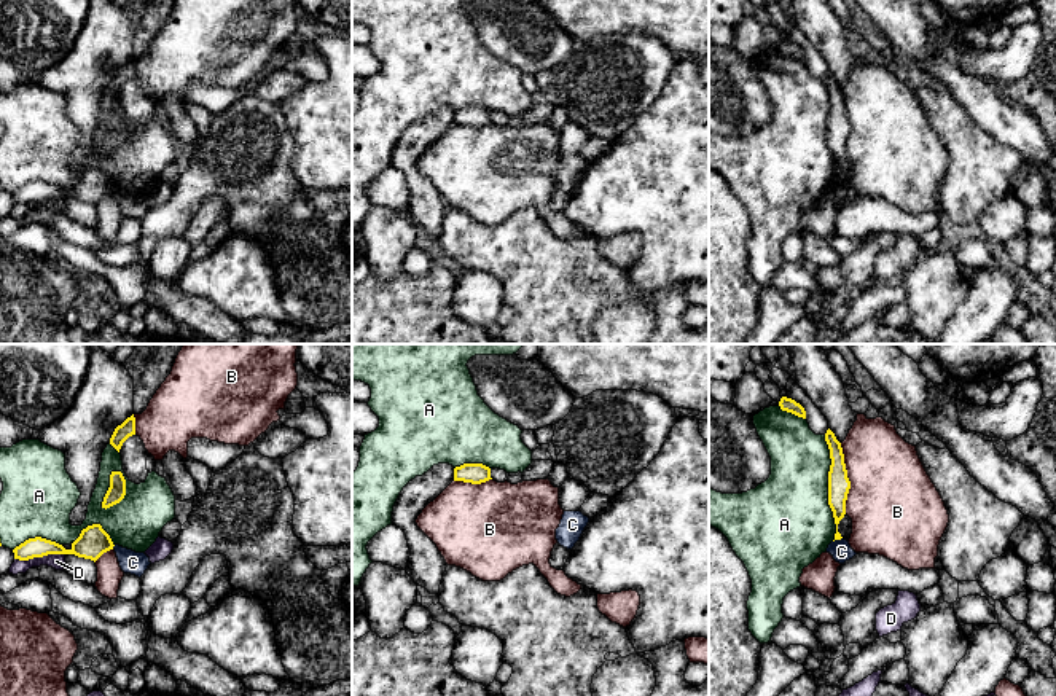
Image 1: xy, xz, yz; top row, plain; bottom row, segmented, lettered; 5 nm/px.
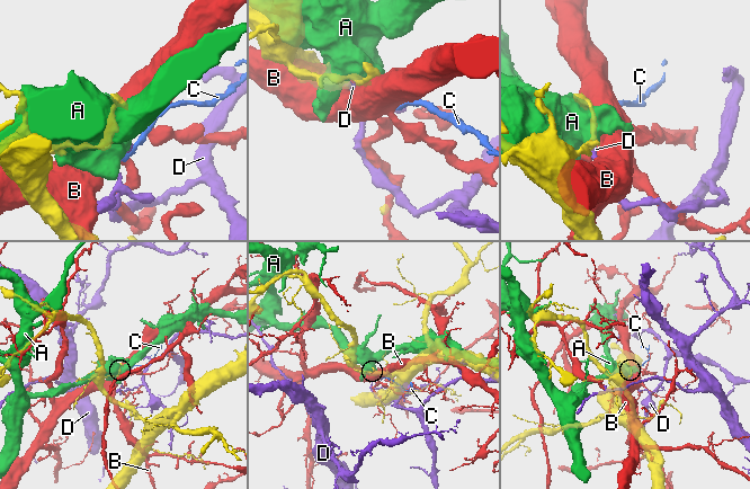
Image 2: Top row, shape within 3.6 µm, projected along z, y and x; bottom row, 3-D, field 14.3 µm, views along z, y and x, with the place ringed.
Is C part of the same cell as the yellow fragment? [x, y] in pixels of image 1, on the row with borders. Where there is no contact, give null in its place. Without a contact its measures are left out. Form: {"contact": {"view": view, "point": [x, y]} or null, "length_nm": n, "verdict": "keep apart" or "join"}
{"contact": {"view": "yz", "point": [836, 539]}, "length_nm": 50, "verdict": "keep apart"}

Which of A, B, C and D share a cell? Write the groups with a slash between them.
A / B / C / D

